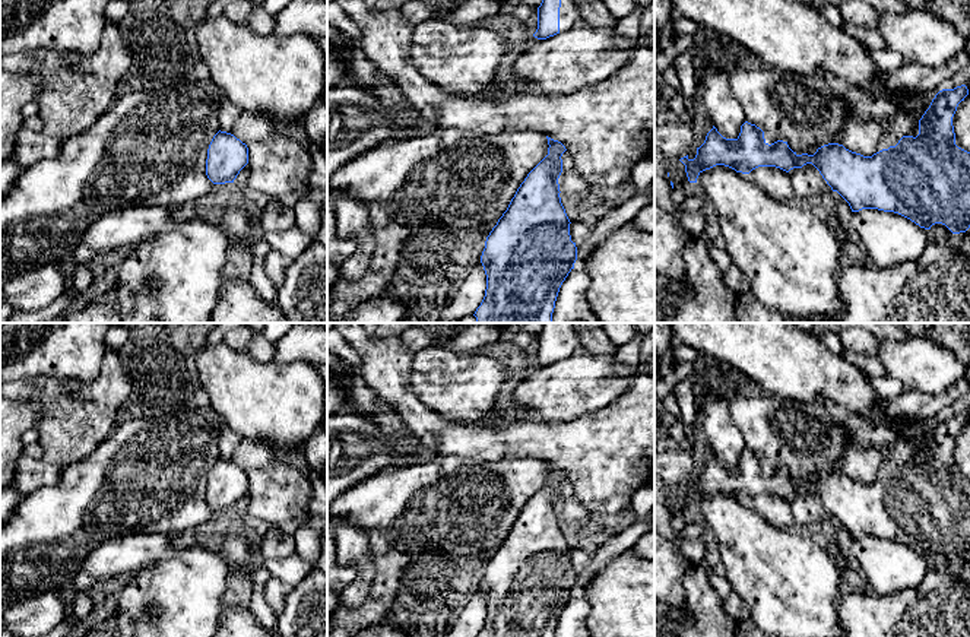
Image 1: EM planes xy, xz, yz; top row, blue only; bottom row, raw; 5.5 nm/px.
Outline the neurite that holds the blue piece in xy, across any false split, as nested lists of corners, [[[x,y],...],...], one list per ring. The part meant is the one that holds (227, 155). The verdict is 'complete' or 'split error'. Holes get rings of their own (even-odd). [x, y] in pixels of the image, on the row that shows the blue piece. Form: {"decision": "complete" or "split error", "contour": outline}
{"decision": "complete", "contour": [[[218,131],[207,149],[206,175],[213,184],[234,183],[248,164],[248,148],[234,134]]]}

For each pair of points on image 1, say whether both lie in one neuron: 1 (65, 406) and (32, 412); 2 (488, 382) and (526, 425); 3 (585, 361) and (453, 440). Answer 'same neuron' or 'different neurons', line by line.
1: different neurons
2: different neurons
3: different neurons

